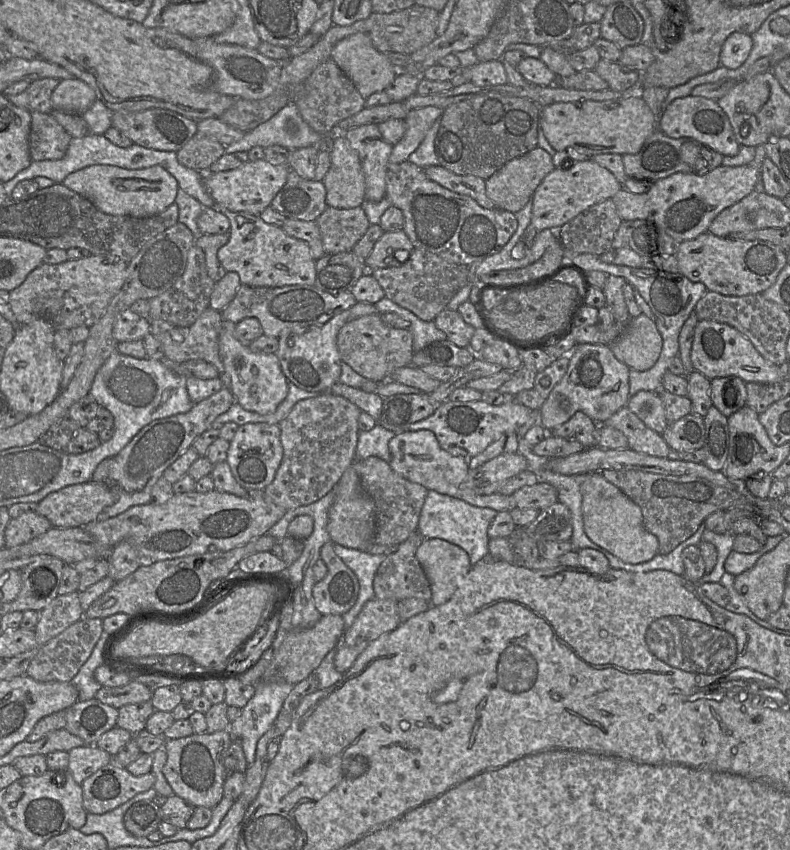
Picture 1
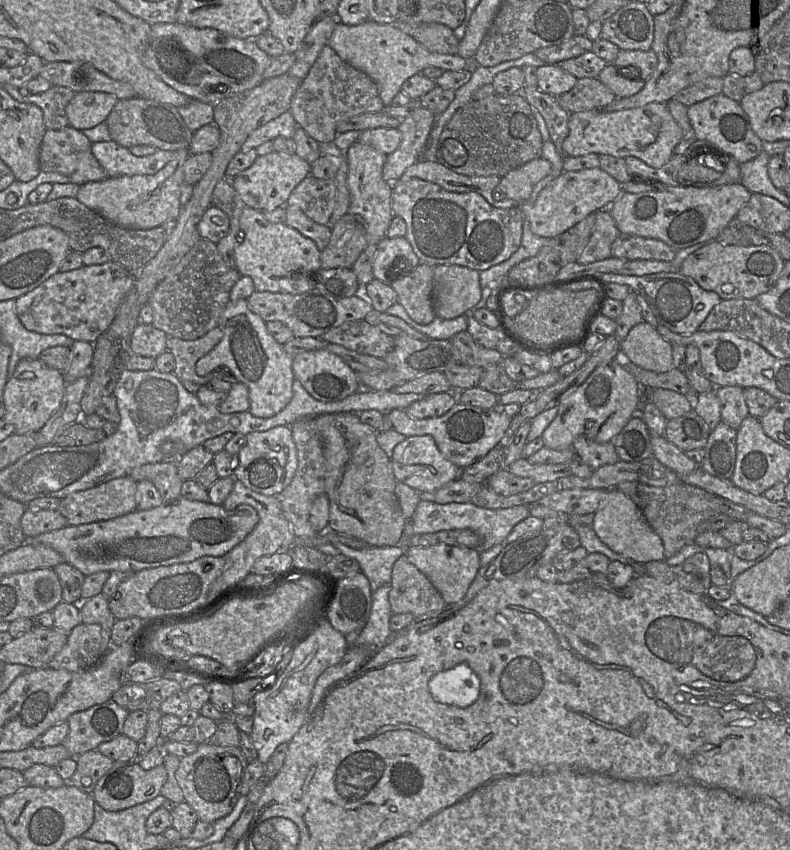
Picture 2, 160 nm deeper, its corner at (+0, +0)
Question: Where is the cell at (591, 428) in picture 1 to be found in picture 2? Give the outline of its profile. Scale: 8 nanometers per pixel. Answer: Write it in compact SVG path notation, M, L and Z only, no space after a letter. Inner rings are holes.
M585 436L575 439L572 449L580 461L592 470L604 465L614 464L620 460L611 442L597 443Z

